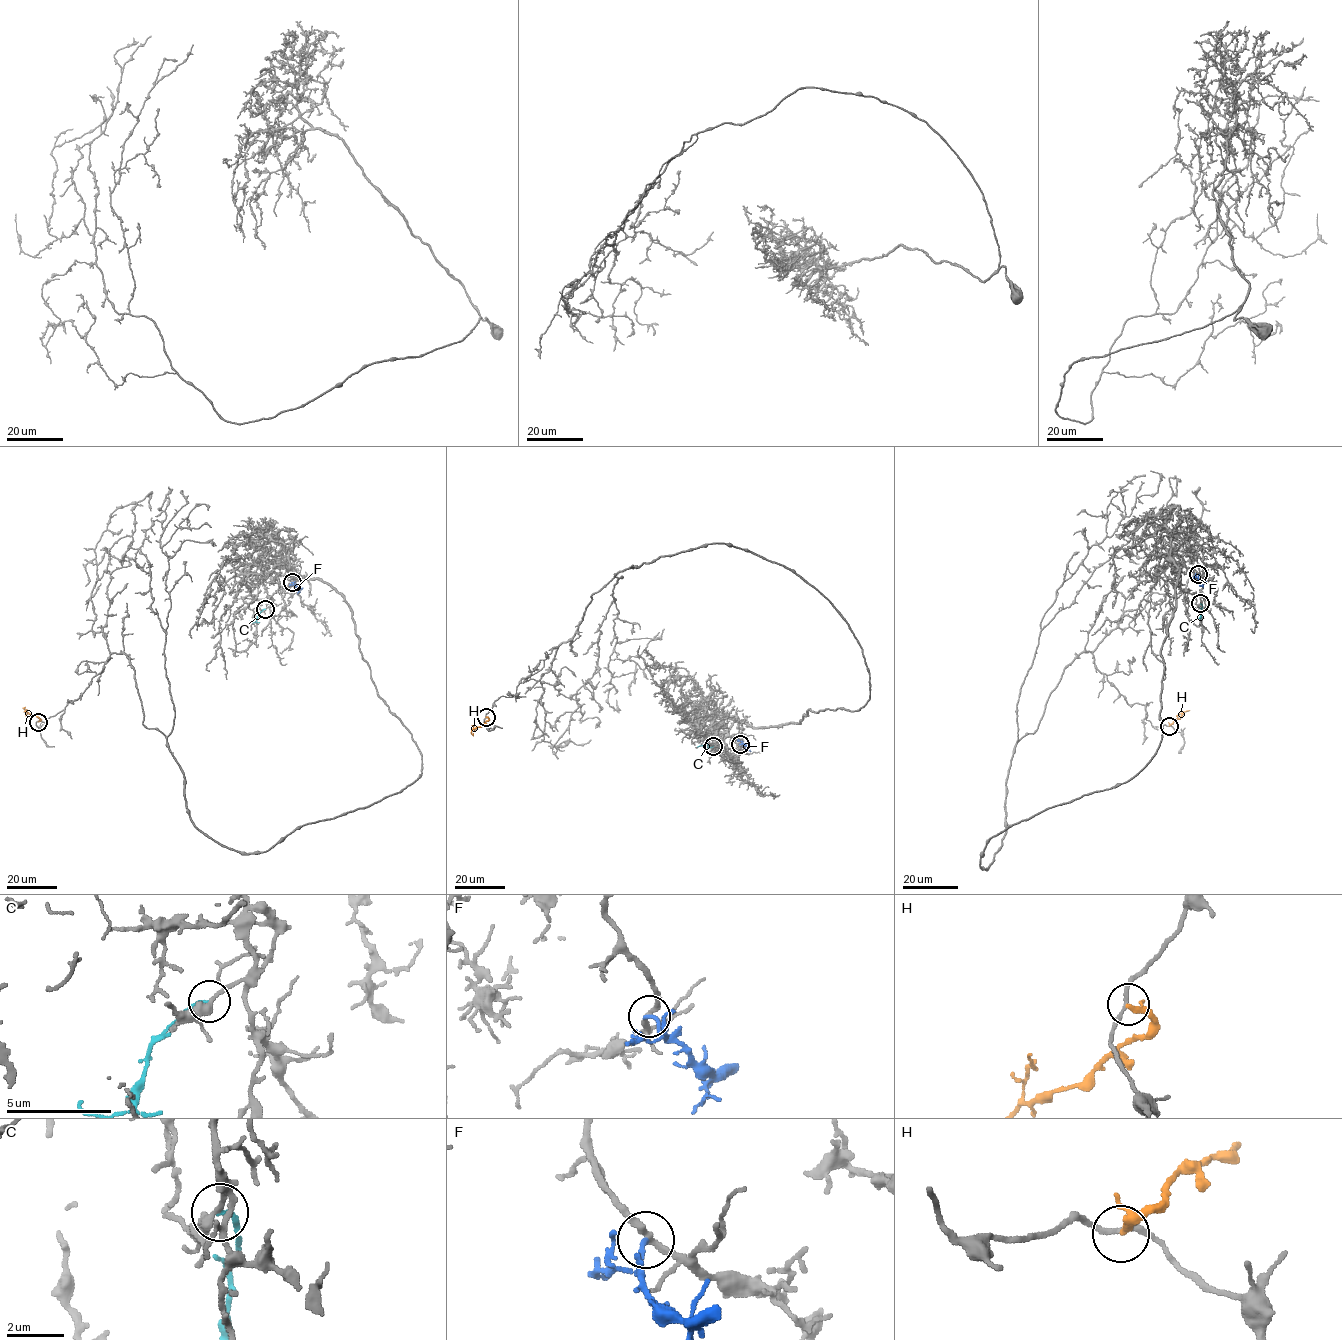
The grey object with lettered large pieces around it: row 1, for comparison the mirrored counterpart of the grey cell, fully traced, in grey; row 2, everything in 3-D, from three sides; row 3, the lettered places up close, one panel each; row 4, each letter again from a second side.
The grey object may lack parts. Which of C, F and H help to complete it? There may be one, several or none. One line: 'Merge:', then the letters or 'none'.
Merge: C

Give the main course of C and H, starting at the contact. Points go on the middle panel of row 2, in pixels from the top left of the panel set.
C: (713, 746), (698, 746)
H: (485, 717), (487, 720), (479, 727), (473, 728), (474, 723)

